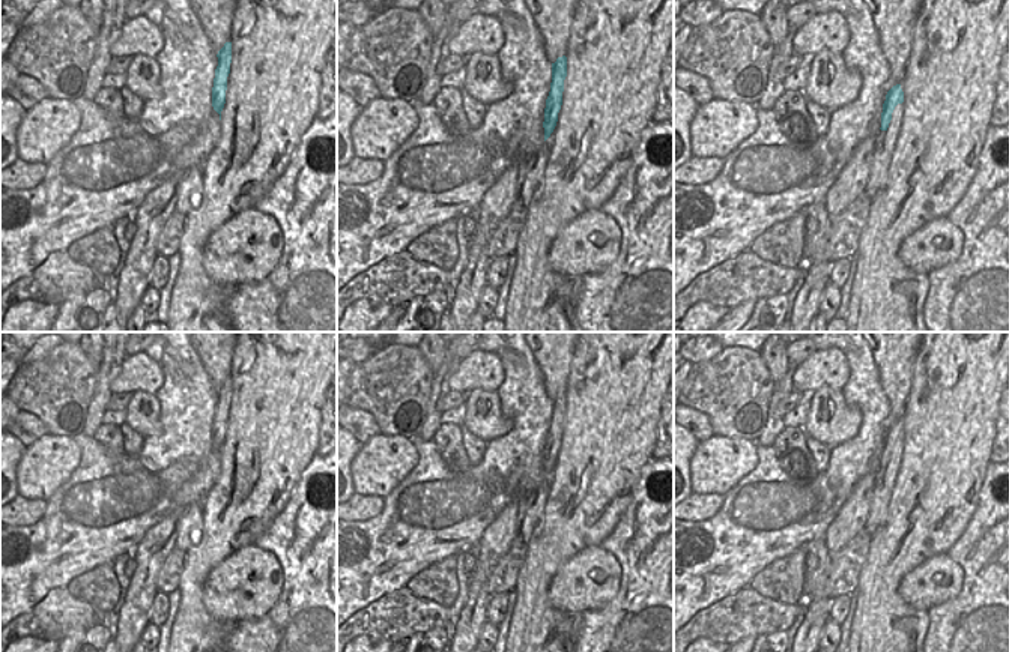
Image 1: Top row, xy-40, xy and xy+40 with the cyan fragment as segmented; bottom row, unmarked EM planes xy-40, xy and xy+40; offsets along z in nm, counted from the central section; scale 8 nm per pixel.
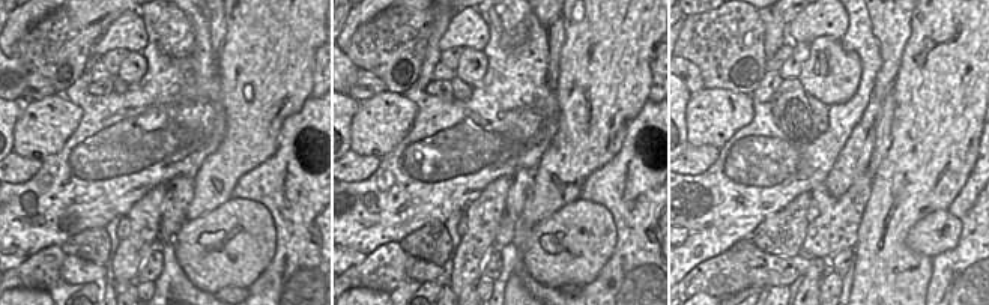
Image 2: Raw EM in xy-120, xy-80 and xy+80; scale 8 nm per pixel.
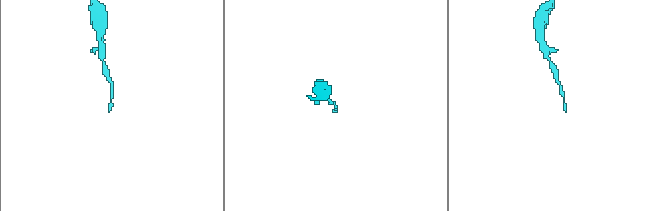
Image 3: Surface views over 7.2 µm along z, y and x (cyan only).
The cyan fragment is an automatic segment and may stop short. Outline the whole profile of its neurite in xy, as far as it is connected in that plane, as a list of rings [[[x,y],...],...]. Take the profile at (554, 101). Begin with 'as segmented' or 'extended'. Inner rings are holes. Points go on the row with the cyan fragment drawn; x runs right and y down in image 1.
extended | [[[562,56],[558,57],[555,63],[552,63],[552,83],[550,83],[549,96],[546,99],[544,122],[543,122],[544,143],[534,156],[534,167],[526,174],[522,188],[519,191],[519,198],[525,206],[528,206],[532,201],[537,201],[543,192],[544,168],[552,149],[552,140],[555,137],[558,113],[562,105],[565,77],[567,77],[567,57]]]

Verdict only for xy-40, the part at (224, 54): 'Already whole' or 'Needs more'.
Already whole

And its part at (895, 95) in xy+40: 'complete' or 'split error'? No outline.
split error

